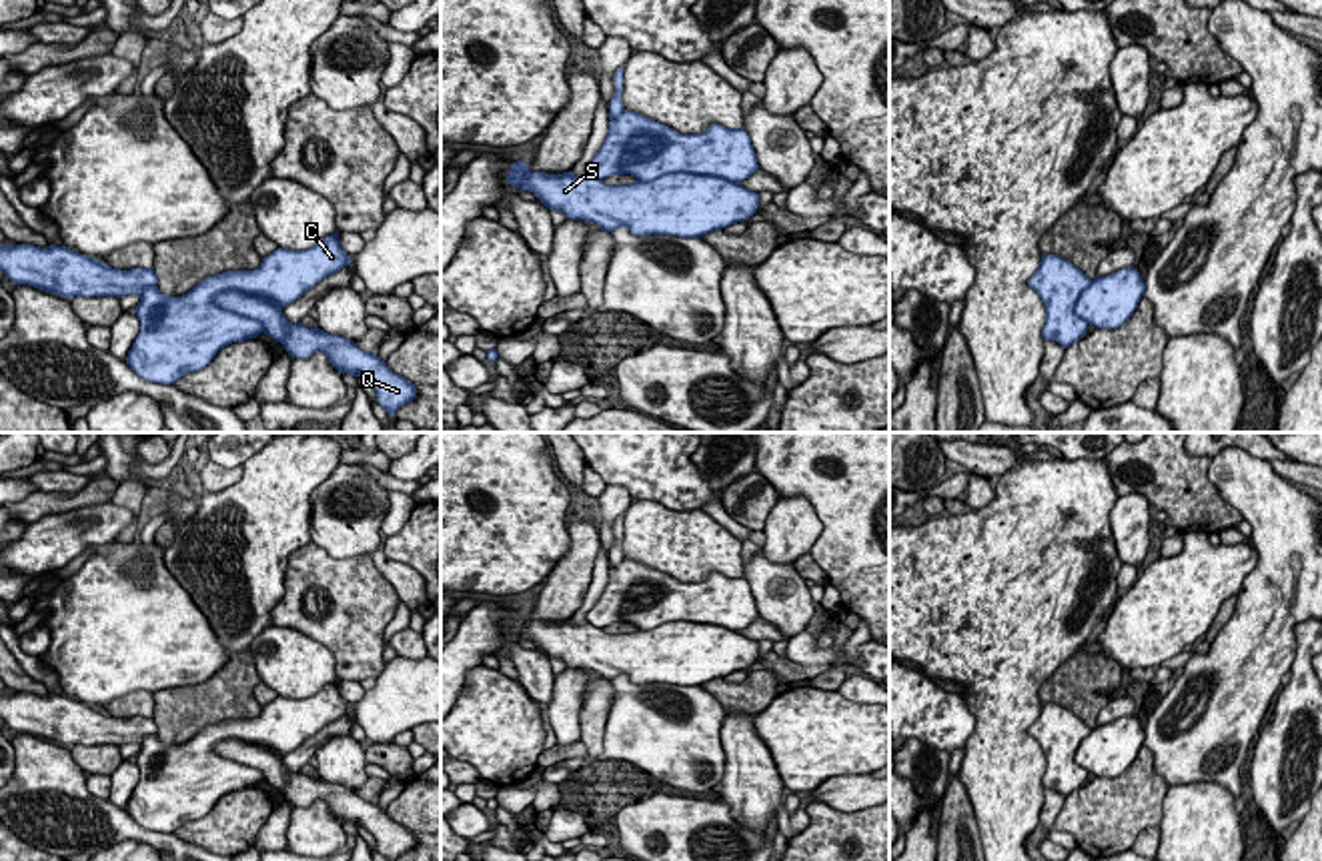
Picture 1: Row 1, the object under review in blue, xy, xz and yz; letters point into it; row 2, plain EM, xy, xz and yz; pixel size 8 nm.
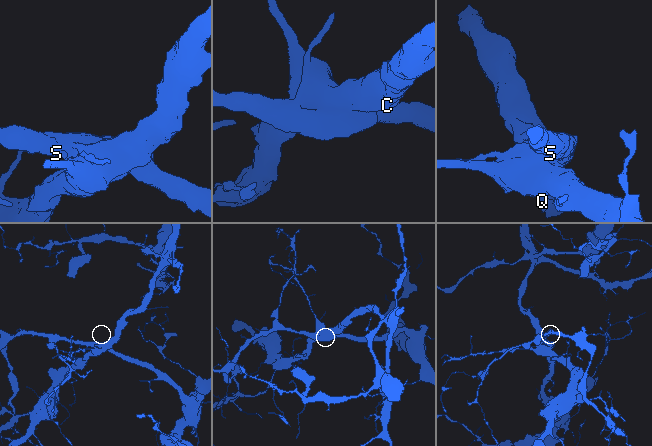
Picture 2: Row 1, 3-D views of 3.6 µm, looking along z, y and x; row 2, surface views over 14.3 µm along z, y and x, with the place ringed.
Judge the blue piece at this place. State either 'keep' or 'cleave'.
cleave

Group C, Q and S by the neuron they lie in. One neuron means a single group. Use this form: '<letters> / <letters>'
C / Q S

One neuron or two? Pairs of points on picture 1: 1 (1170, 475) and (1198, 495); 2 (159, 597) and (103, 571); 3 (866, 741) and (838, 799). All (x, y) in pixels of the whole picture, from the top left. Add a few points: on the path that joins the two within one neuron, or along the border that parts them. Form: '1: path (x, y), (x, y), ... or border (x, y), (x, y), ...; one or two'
1: path (1176, 481), (1192, 491); one
2: path (145, 597), (129, 597), (117, 585); one
3: border (868, 773), (830, 775), (810, 791); two

